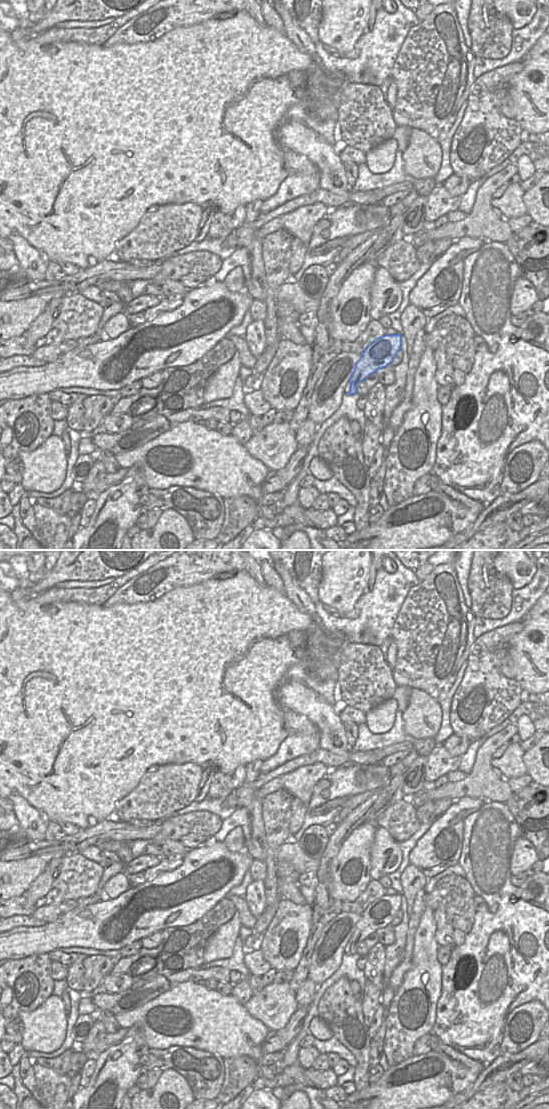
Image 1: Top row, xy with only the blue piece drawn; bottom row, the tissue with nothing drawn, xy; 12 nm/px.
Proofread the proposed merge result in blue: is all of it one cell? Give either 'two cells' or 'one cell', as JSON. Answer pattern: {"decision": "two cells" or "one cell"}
{"decision": "one cell"}

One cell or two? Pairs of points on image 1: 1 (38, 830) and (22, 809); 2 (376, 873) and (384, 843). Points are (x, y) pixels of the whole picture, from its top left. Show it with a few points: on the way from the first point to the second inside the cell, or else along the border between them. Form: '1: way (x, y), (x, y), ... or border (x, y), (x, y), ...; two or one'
1: way (38, 825), (27, 814); one
2: way (380, 866), (384, 850); one

